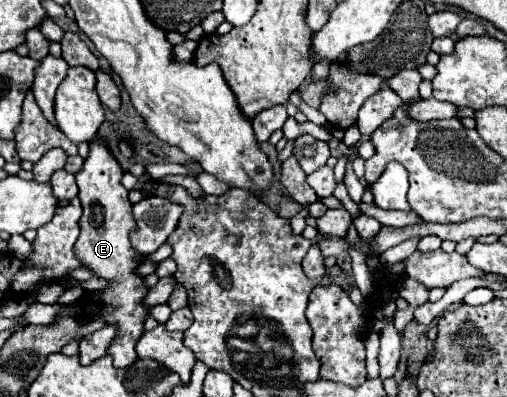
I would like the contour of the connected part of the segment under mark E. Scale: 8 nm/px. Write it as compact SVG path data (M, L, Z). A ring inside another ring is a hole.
M93 140L89 144L89 158L83 164L83 170L75 174L79 186L79 200L83 208L83 216L79 220L81 234L75 242L75 256L79 256L81 264L91 268L97 278L105 278L107 286L101 290L83 296L79 302L73 304L73 310L61 310L57 318L71 316L71 318L97 318L101 316L105 324L113 324L117 328L113 344L109 344L107 354L113 356L115 368L127 368L135 360L139 360L135 352L135 344L143 334L143 322L149 316L149 308L145 306L145 296L149 286L145 278L137 274L137 266L141 264L143 256L133 248L129 234L137 228L135 218L131 214L131 202L127 198L127 190L121 184L123 170L119 162L111 156L103 140Z

